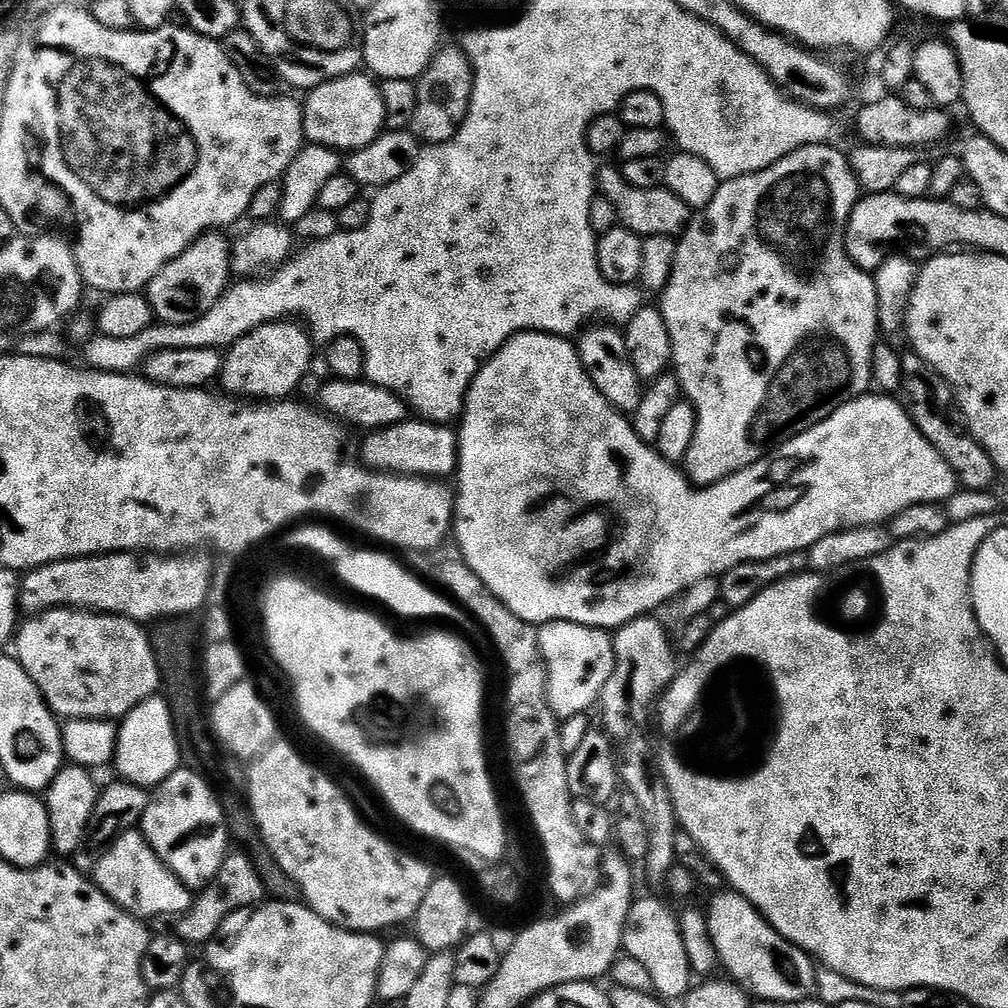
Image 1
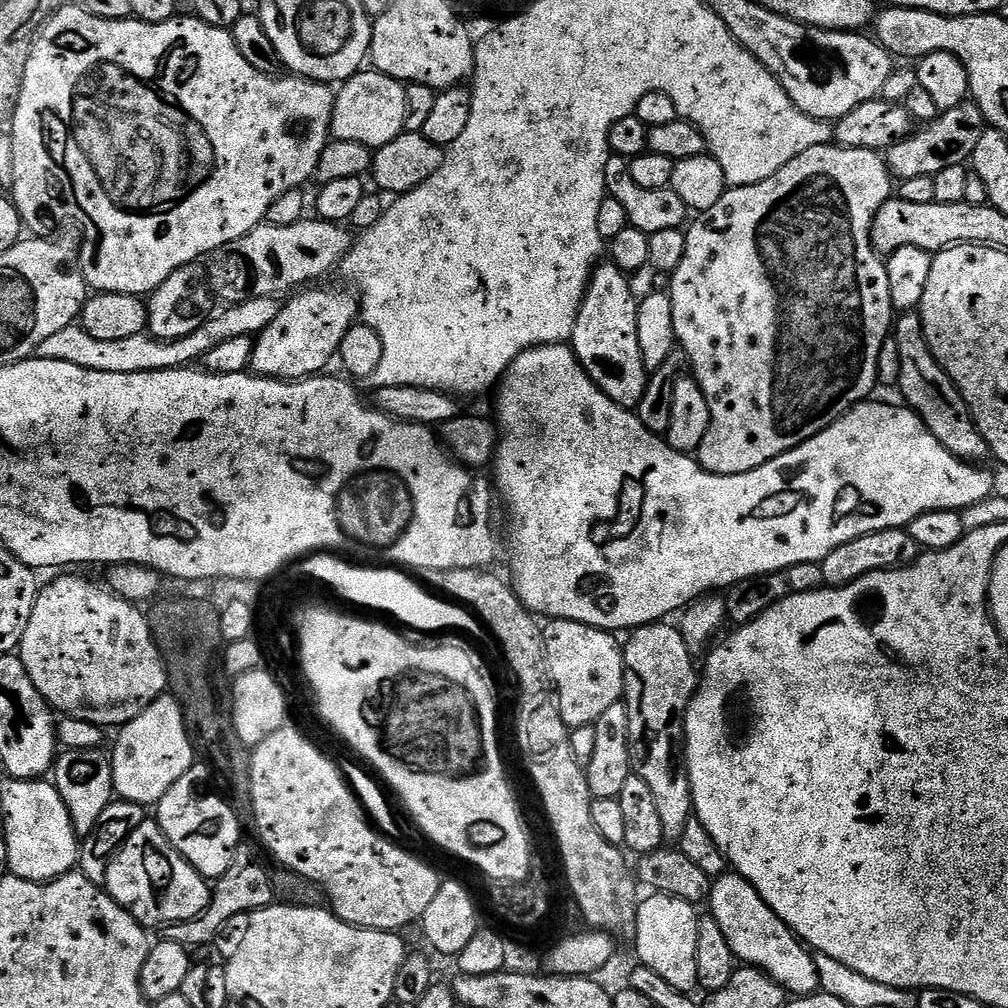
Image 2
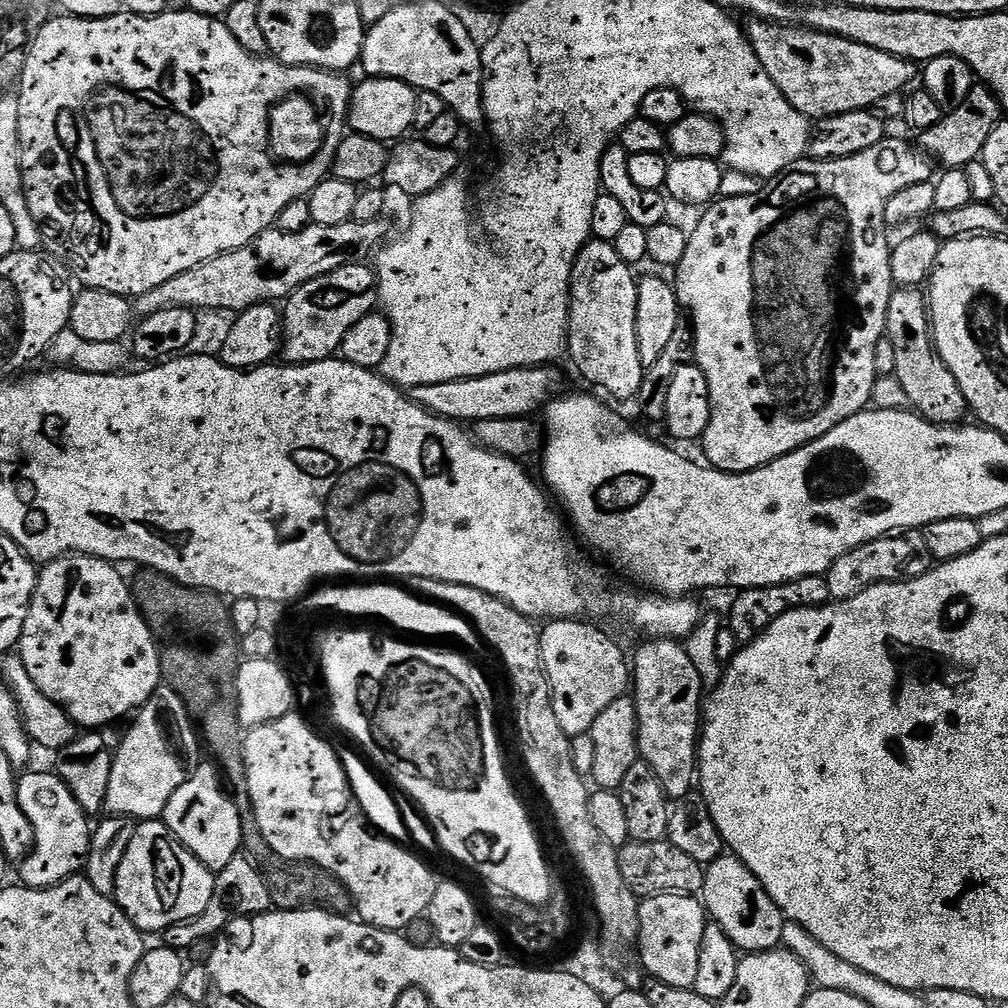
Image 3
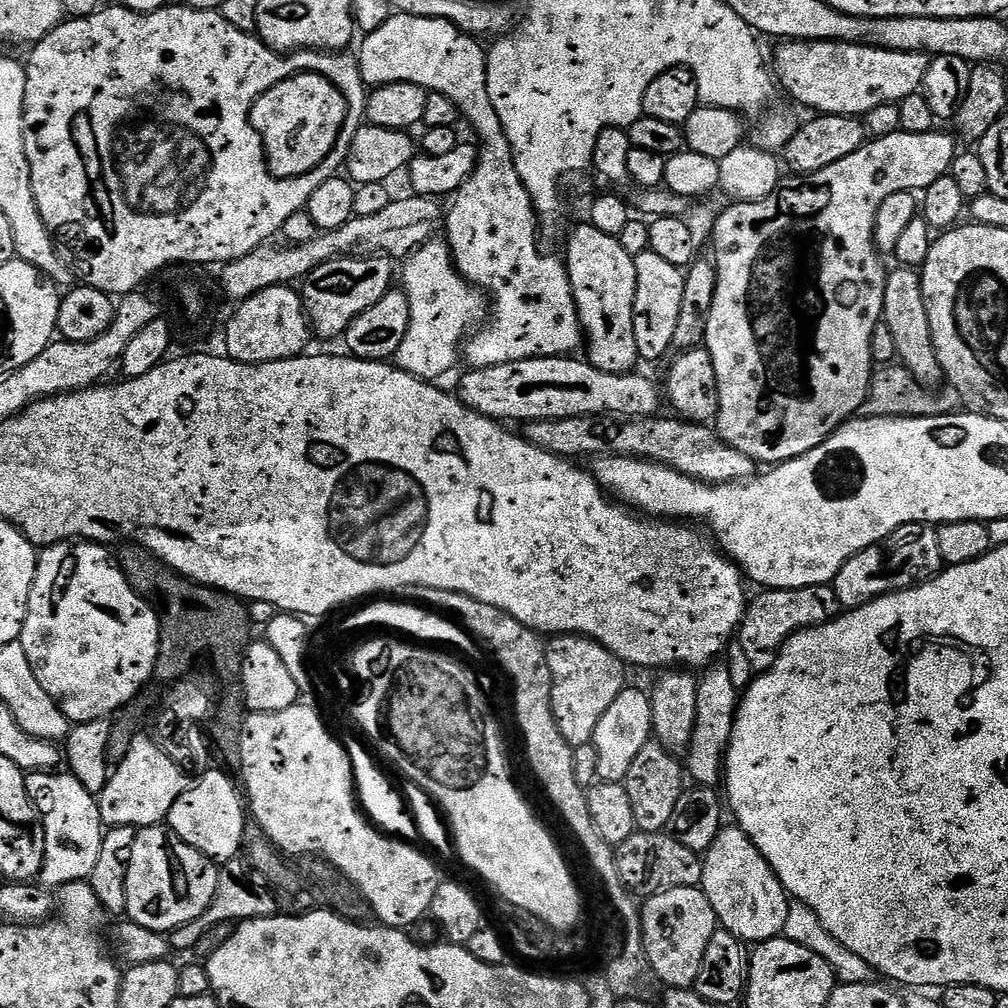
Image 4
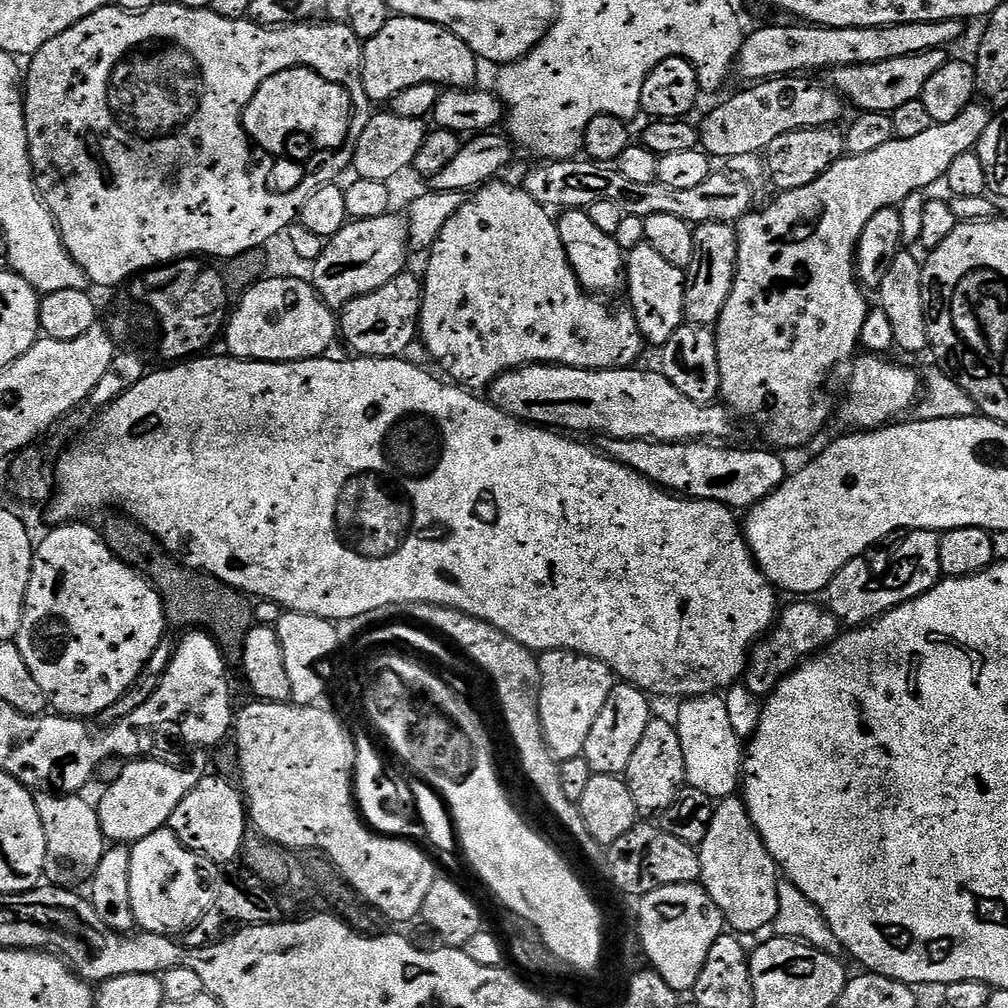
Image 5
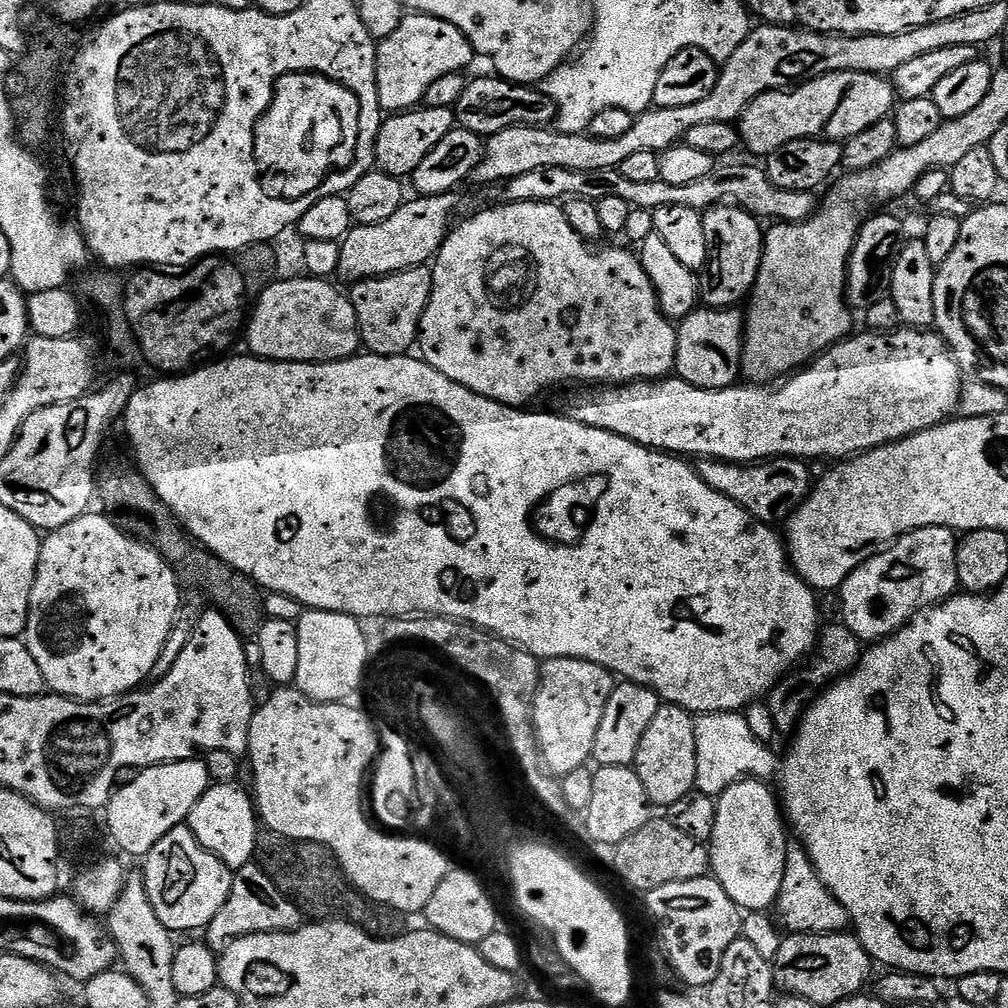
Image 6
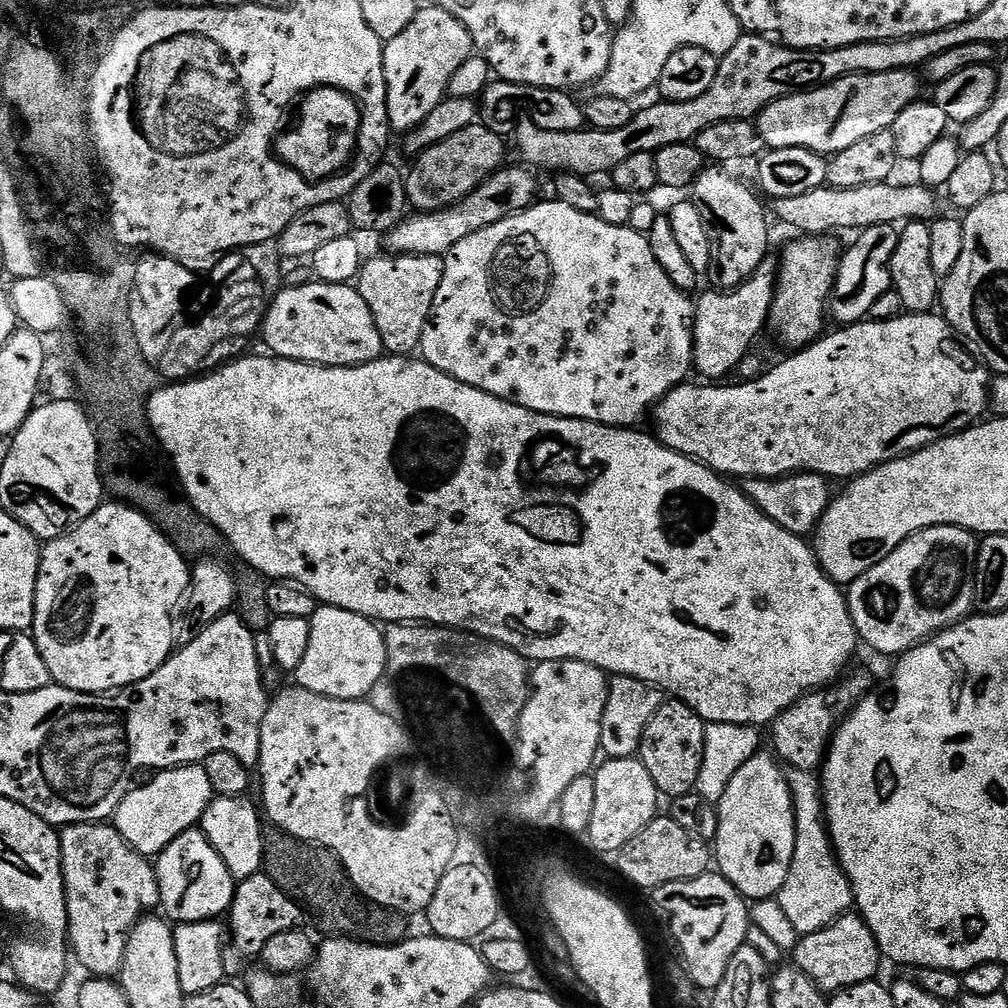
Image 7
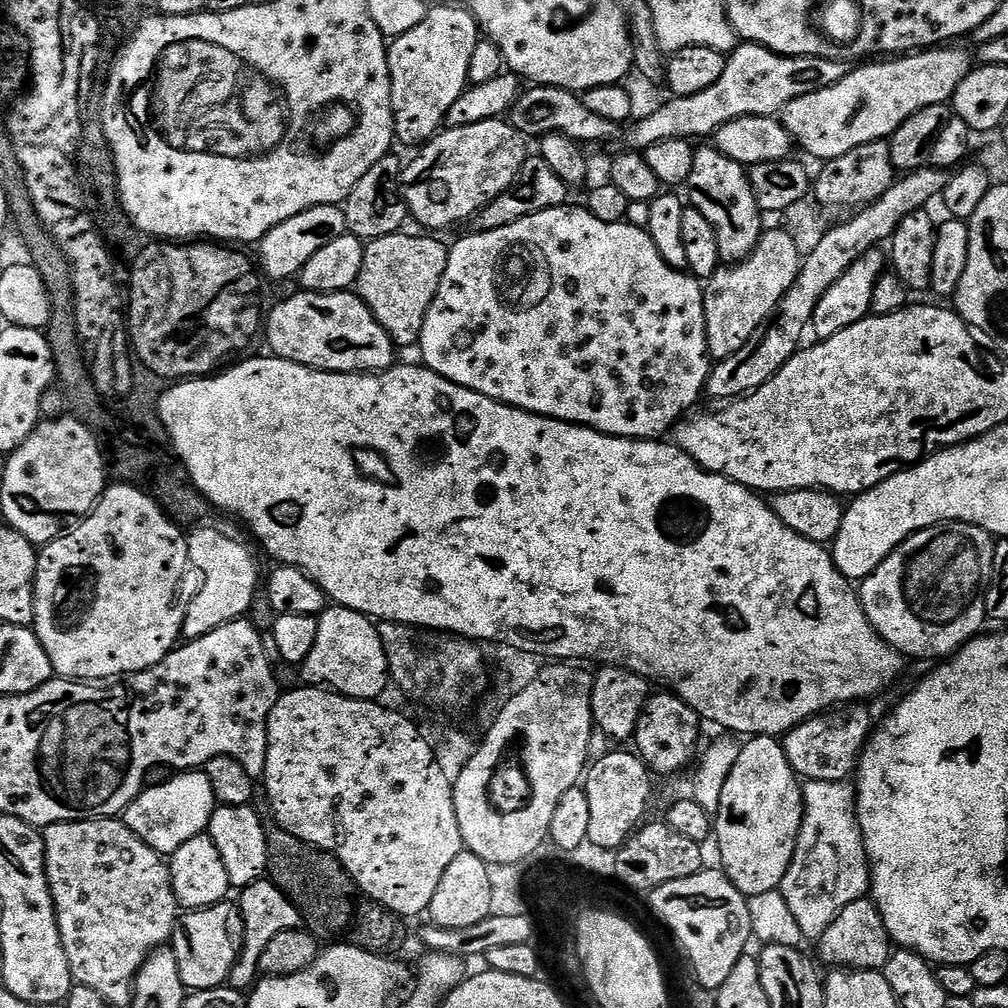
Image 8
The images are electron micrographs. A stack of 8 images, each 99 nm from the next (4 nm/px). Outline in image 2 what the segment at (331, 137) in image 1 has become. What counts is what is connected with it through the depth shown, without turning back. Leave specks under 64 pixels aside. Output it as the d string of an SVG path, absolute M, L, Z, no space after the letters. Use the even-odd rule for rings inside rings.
M361 70L349 80L343 81L336 92L332 110L331 135L338 140L358 142L370 149L386 146L403 134L408 107L407 87L393 76L375 70Z

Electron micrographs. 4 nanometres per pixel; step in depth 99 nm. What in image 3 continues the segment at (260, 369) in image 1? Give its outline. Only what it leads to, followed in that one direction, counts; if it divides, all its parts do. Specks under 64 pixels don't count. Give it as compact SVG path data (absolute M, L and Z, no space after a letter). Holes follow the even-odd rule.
M367 263L344 265L301 285L283 301L282 356L289 364L313 364L339 353L354 322L362 322L377 307L376 269Z

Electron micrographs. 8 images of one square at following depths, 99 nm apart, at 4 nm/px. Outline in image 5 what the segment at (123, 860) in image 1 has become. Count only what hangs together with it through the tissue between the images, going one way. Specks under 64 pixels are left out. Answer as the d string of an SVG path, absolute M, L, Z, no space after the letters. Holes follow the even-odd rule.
M171 827L159 828L154 834L137 840L131 845L130 851L132 854L130 903L136 914L136 921L143 931L181 934L180 932L186 931L187 928L194 927L215 906L216 880L212 877L213 861L192 848L187 848Z

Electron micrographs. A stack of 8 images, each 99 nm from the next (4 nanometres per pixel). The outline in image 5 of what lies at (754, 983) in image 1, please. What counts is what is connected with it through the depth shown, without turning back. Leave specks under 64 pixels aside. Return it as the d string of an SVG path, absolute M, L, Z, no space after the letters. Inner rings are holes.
M739 795L727 796L725 800L717 803L710 834L706 834L704 843L699 845L698 851L704 864L703 879L706 881L707 890L716 904L723 909L727 923L737 928L733 928L737 933L760 932L767 924L768 927L775 925L776 915L780 909L782 868L761 836L761 831L749 811L749 805Z

